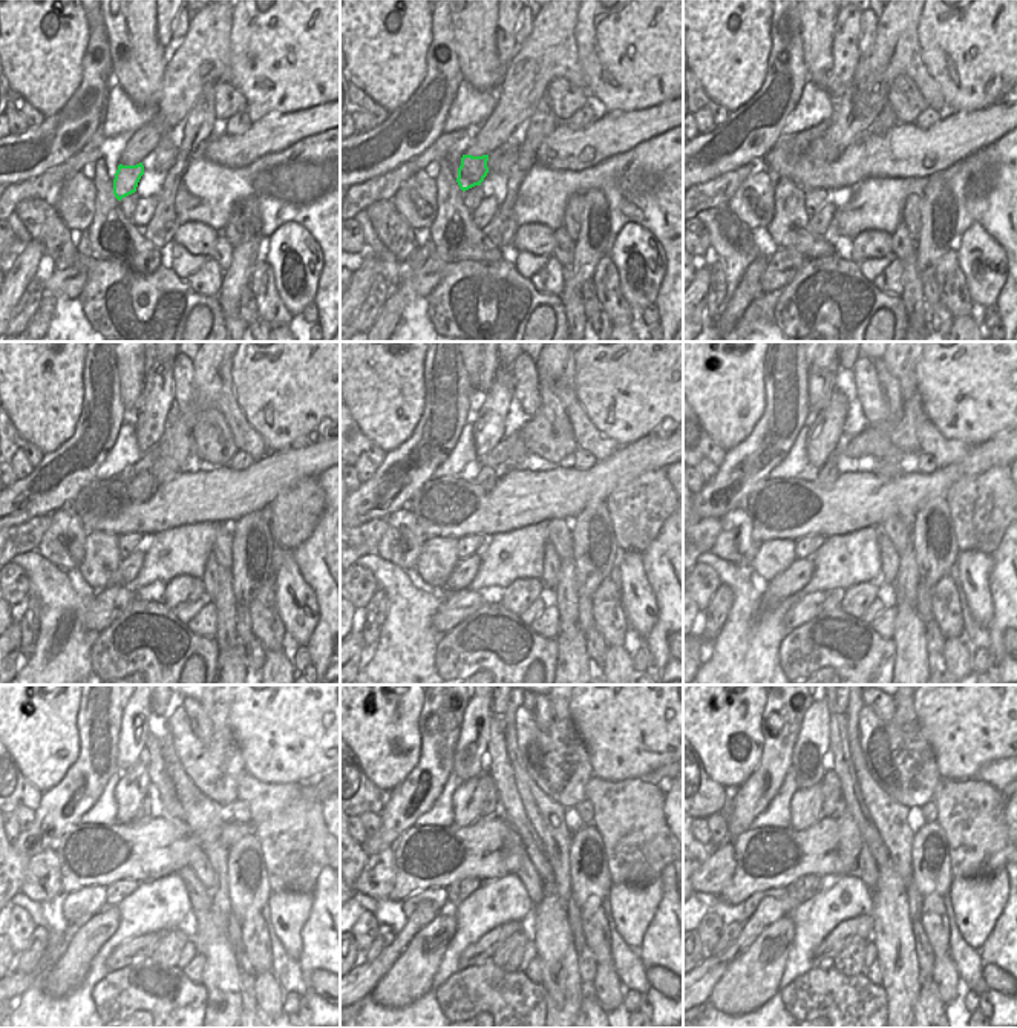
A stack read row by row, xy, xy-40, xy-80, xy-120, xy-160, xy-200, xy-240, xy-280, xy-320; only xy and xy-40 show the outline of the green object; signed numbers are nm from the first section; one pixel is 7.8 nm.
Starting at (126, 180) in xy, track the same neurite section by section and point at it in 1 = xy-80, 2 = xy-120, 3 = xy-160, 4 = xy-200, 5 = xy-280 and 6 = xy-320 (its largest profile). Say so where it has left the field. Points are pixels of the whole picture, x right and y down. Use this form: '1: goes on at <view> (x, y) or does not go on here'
1: goes on at xy-80 (821, 149)
2: goes on at xy-120 (141, 487)
3: goes on at xy-160 (486, 477)
4: goes on at xy-200 (826, 475)
5: goes on at xy-280 (487, 808)
6: goes on at xy-320 (830, 783)

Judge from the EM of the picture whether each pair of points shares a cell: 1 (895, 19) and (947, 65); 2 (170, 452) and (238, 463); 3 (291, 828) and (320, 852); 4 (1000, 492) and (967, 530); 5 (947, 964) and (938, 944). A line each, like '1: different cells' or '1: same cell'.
1: different cells
2: different cells
3: same cell
4: same cell
5: different cells

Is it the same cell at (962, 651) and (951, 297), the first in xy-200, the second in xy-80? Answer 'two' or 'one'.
two

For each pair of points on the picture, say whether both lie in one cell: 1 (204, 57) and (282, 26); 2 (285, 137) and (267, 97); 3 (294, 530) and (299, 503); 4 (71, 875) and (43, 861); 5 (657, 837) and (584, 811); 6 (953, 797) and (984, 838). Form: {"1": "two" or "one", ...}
{"1": "two", "2": "two", "3": "one", "4": "two", "5": "two", "6": "one"}

